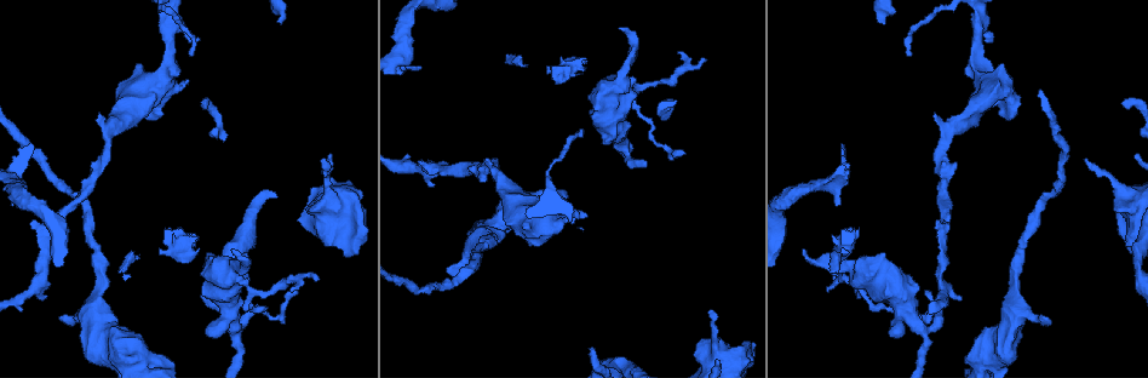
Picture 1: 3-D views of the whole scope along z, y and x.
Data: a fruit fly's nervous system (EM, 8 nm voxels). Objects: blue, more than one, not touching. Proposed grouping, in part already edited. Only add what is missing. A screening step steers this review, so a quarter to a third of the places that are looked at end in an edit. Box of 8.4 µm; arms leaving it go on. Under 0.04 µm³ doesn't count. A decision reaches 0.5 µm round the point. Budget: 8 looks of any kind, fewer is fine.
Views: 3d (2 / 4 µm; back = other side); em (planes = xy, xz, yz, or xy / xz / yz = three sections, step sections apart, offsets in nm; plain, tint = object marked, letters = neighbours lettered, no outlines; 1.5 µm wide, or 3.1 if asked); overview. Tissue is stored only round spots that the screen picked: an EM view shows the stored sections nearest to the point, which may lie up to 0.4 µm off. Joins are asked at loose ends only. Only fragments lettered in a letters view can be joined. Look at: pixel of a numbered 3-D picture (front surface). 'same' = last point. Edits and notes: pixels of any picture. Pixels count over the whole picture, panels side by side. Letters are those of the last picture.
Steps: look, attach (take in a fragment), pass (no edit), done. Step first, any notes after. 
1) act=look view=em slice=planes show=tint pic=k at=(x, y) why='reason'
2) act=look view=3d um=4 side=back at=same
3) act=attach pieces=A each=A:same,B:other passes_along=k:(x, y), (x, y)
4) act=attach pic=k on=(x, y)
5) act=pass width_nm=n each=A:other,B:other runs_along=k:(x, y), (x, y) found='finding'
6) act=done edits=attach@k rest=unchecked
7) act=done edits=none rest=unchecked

act=look view=3d um=4 side=back pic=1 at=(1048, 319) why='branch stops here'

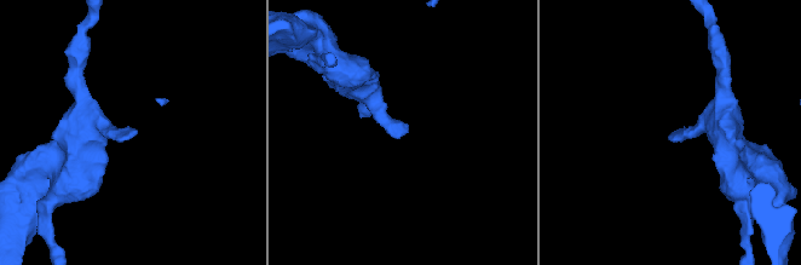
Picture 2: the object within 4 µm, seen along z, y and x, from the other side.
act=look view=em slice=yz step=4 show=letters pic=2 at=(132, 133)

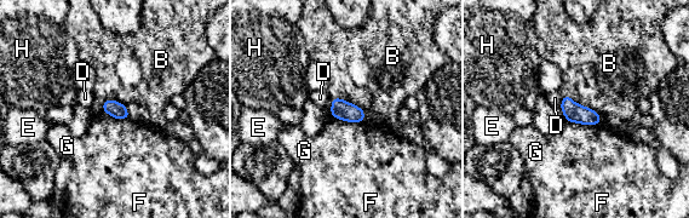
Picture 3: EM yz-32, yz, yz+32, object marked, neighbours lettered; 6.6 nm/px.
act=pass longest_contact=B:280nm each=B:other,D:other,E:other,F:other,G:other,H:other border=3:(567, 120), (584, 124), (601, 122) found='none of them fits'

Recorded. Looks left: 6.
act=look view=em slice=xy step=8 show=letters pic=1 at=(1003, 95) why='stops while still wide'

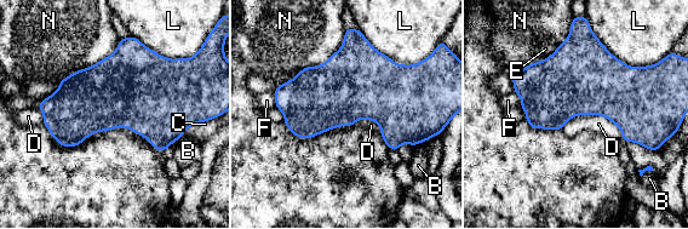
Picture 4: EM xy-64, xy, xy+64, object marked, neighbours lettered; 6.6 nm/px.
act=pass longest_contact=D:650nm each=B:other,C:other,D:other,E:other,F:other,L:other,N:other border=4:(562, 126), (603, 115), (658, 150) found='no lettered fragment goes on from it'

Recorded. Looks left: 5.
act=look view=3d um=2 pic=1 at=(927, 292) why='long arm stops here'

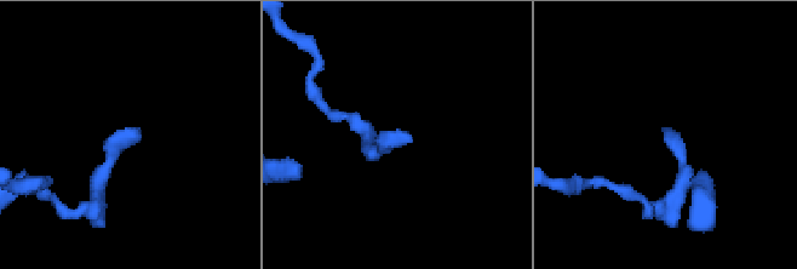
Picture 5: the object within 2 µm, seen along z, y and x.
act=look view=em slice=xy step=8 show=tint pic=5 at=(409, 137)

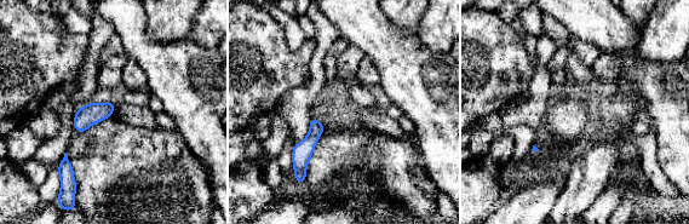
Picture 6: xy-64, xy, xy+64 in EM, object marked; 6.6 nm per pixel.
act=look view=em slice=planes show=letters at=same

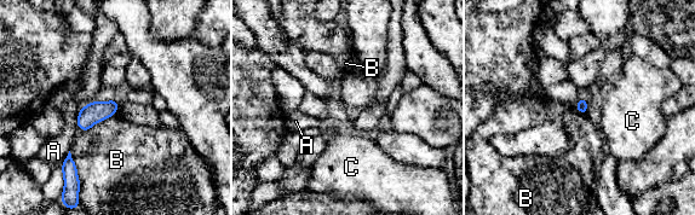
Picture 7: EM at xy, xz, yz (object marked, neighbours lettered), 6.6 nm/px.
act=pass each=A:other,B:other,C:other border=7:(114, 114), (87, 129), (78, 128) found='no lettered fragment goes on from it'

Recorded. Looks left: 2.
act=look view=em slice=planes show=letters pic=1 at=(29, 143) why='an open end'

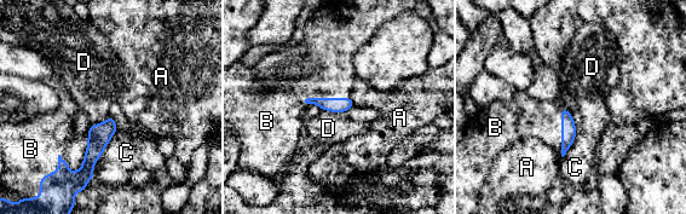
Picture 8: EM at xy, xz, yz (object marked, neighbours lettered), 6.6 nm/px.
act=pass longest_contact=C:360nm each=A:other,B:other,C:other,D:other border=8:(350, 97), (304, 97), (300, 100) found='no lettered fragment goes on from it'

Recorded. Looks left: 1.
act=done edits=none rest=unchecked

